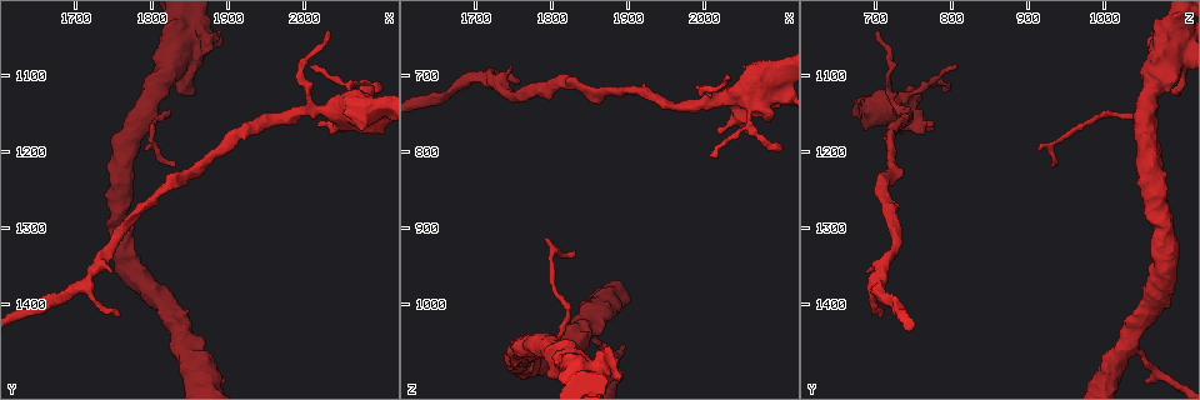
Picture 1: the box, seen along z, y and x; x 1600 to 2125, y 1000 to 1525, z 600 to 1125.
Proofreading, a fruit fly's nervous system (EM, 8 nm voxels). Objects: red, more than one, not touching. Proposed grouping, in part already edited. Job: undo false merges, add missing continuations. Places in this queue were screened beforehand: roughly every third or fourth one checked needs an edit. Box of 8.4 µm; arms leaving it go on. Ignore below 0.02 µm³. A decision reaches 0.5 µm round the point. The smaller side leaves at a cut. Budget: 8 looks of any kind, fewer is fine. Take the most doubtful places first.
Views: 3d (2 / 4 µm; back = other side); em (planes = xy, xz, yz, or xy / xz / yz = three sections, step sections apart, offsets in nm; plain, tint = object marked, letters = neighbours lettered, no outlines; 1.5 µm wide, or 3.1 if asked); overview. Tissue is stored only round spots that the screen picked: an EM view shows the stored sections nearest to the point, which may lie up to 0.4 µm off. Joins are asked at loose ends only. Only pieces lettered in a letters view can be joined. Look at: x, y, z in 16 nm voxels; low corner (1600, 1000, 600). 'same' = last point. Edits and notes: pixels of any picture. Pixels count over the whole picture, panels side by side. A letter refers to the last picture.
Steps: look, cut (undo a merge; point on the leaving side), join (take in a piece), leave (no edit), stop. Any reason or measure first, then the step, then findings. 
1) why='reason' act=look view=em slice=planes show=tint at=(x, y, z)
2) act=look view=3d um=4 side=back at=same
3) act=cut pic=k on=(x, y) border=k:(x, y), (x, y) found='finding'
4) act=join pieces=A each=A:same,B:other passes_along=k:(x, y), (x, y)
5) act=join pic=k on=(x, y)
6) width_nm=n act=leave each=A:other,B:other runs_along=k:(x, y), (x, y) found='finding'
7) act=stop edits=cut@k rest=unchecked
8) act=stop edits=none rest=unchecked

why='tapers out' act=look view=em slice=planes show=plain at=(1760, 1415, 710)

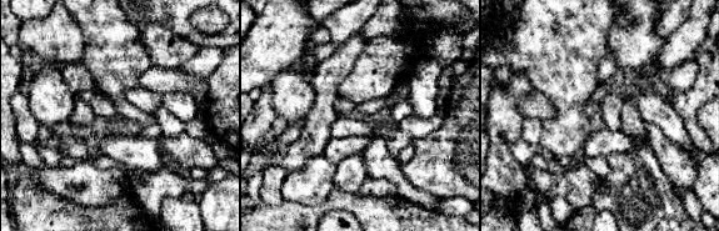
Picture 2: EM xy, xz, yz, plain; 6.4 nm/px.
act=look view=em slice=planes show=letters at=same

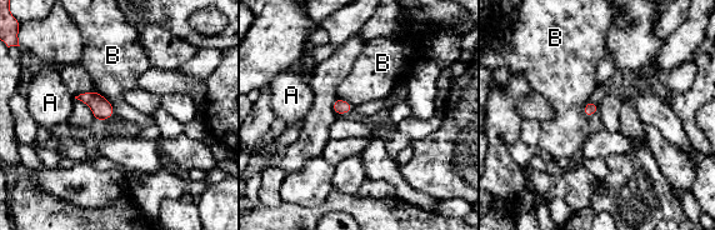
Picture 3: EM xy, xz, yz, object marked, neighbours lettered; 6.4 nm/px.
act=leave each=A:other,B:other border=3:(589, 99), (584, 106), (588, 119) found='none of them fits'

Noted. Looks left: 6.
why='sharp bend' act=look view=3d um=4 at=(1825, 1080, 1075)

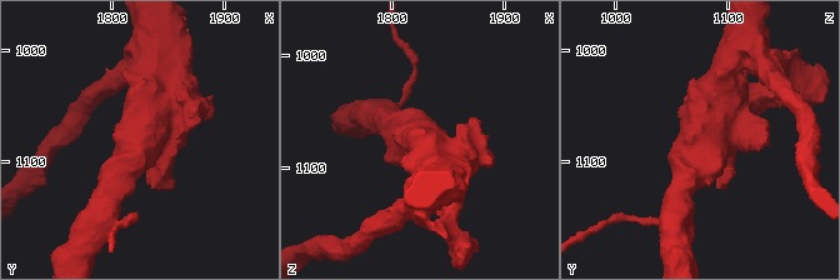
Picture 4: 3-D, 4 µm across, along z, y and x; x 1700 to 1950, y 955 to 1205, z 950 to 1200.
act=look view=em slice=yz step=4 show=tint at=(1826, 1082, 1078)

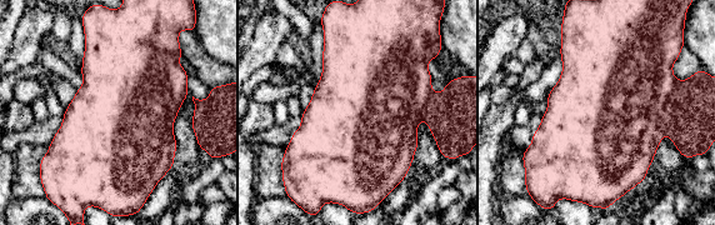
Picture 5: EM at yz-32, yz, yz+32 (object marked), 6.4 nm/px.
act=look view=em slice=yz step=4 show=letters at=same

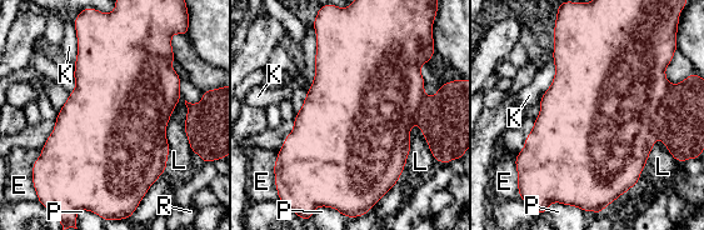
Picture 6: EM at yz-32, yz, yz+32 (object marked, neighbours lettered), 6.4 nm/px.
longest_contact=L:300nm act=leave each=E:other,K:other,L:other,P:other,R:other border=6:(415, 120), (435, 160) found='continuous, no second neuron'

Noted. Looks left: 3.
why='free end' act=look view=em slice=planes show=letters at=(2025, 1040, 700)

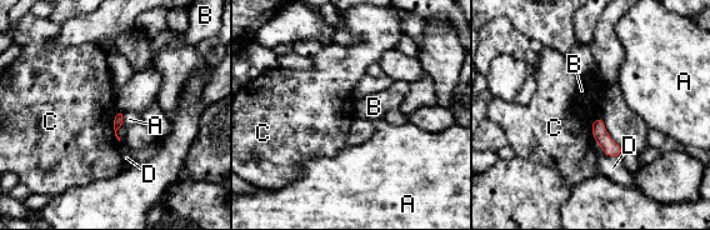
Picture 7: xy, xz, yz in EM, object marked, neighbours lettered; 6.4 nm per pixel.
width_nm=60 longest_contact=C:260nm act=leave each=A:other,B:other,C:other,D:other found='no lettered piece goes on from it'

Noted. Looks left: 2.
act=stop edits=none rest=unchecked

